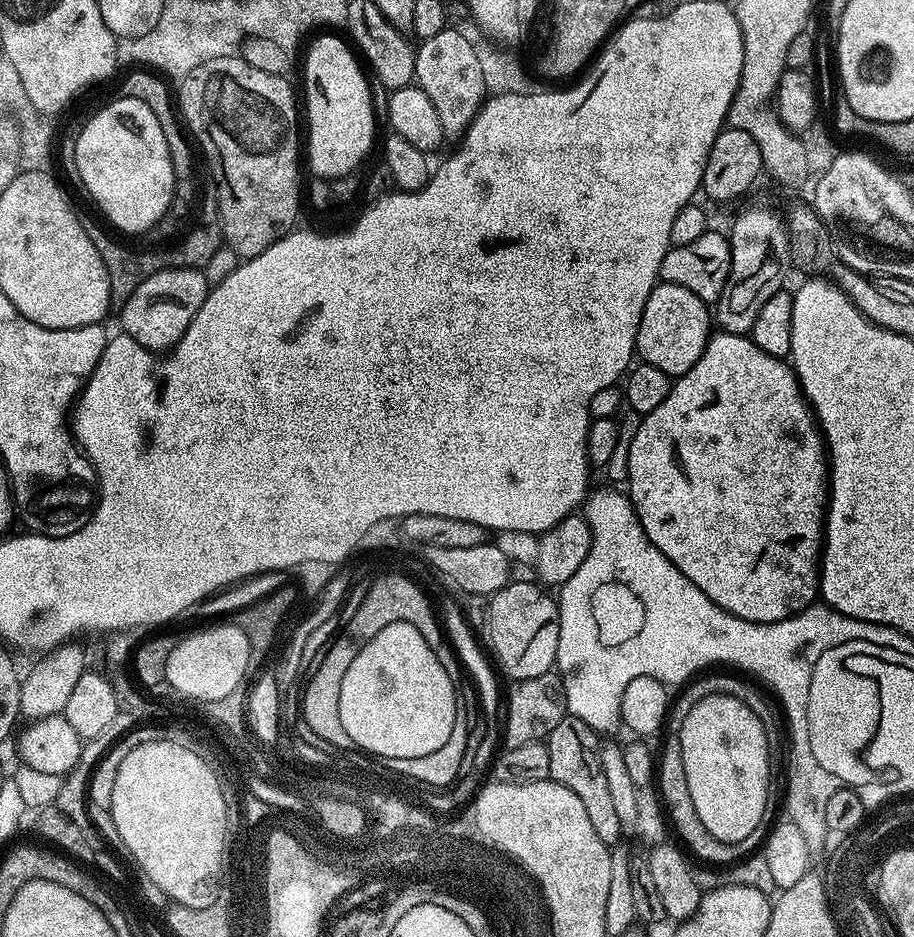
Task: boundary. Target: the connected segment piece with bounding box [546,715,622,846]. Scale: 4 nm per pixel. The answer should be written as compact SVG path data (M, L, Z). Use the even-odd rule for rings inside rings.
M565 715L562 722L558 722L558 726L554 726L554 730L550 730L550 734L546 737L550 750L550 777L556 783L566 786L566 790L574 790L574 794L580 799L586 810L586 815L590 817L590 826L594 826L594 834L598 834L598 838L602 838L604 844L615 846L621 843L622 829L616 808L613 807L612 795L606 784L606 776L600 761L600 748L598 743L596 744L596 740L598 740L598 734L590 726L586 726L586 722L582 722L582 718Z

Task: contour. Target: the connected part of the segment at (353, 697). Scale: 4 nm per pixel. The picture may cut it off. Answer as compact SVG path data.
M394 622L392 628L378 630L358 650L358 658L346 670L348 680L344 680L340 712L344 712L348 732L364 748L376 748L387 756L412 756L402 748L432 748L432 740L440 740L440 732L448 732L452 688L448 688L448 674L440 672L442 662L432 660L432 653L406 622Z

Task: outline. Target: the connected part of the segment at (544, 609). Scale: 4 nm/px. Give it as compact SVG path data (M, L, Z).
M510 582L502 590L493 592L488 604L488 644L499 671L509 676L509 681L547 676L556 668L560 605L544 592L539 583Z

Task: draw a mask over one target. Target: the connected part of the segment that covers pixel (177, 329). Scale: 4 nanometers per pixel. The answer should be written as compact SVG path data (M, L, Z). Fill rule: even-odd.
M187 266L163 268L161 272L150 274L130 298L126 298L126 306L118 310L123 335L134 338L134 342L157 354L167 353L186 334L190 322L198 314L202 302L206 302L210 291L208 279L203 271Z

